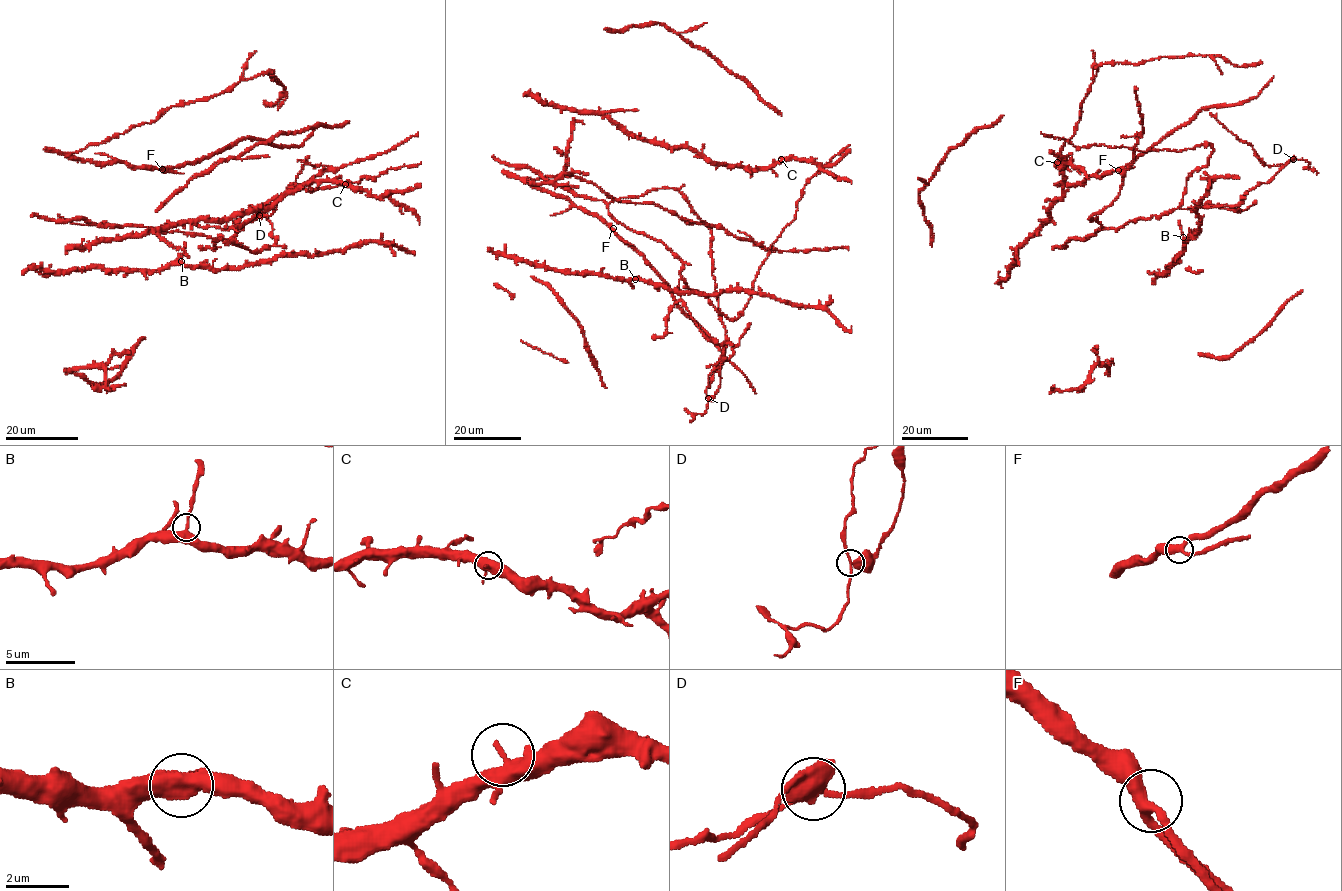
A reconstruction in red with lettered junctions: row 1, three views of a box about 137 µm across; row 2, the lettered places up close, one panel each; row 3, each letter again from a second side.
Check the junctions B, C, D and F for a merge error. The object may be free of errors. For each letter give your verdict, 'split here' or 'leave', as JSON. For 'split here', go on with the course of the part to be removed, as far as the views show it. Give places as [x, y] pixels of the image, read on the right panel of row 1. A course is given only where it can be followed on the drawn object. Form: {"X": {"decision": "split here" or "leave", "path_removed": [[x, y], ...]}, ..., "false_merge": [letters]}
{"B": {"decision": "leave"}, "C": {"decision": "leave"}, "D": {"decision": "split here", "path_removed": [[1292, 159], [1284, 164], [1267, 165], [1246, 141], [1237, 138], [1209, 112]]}, "F": {"decision": "leave"}, "false_merge": ["D"]}

